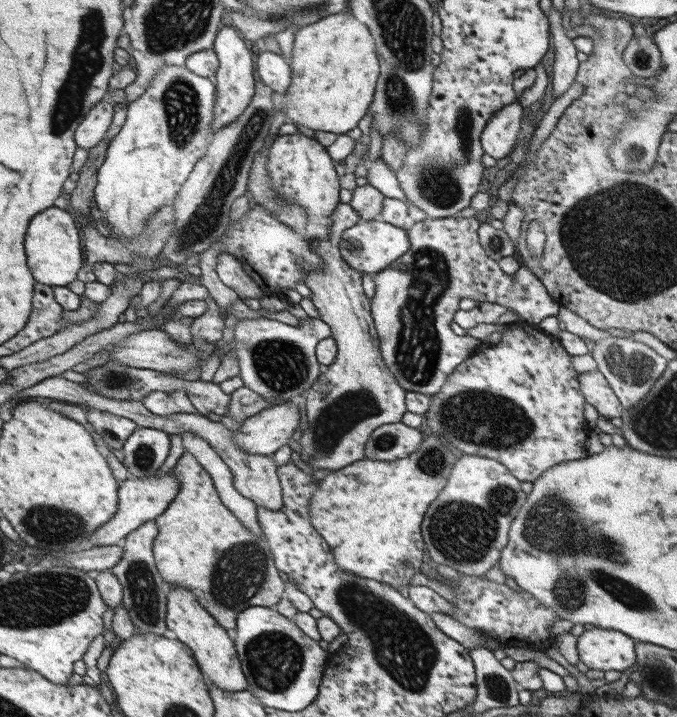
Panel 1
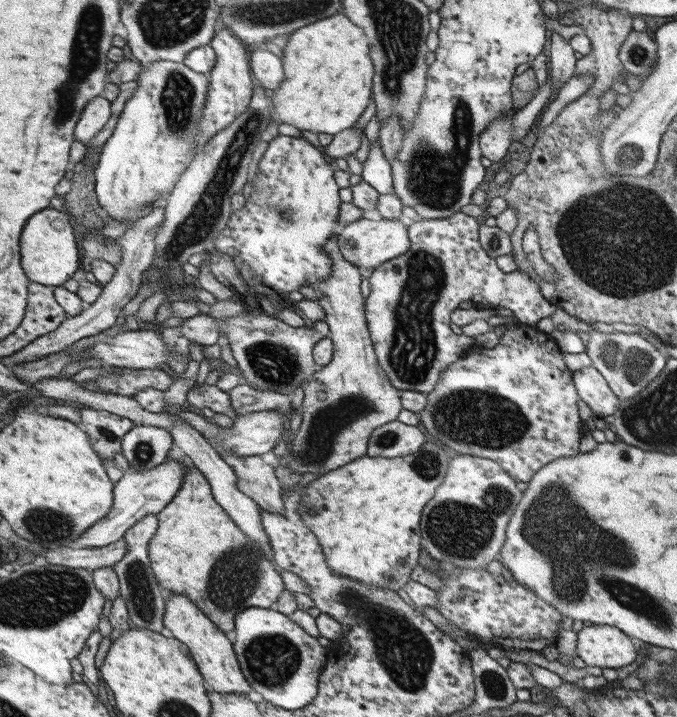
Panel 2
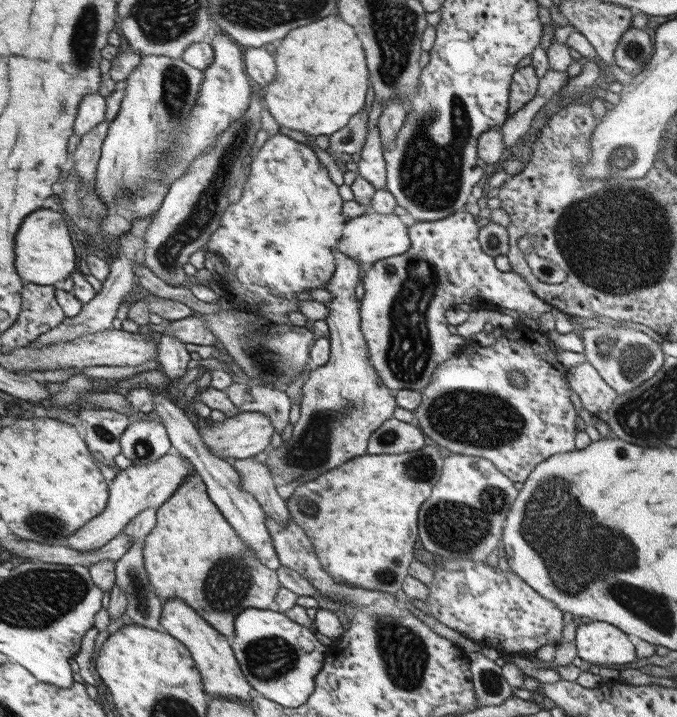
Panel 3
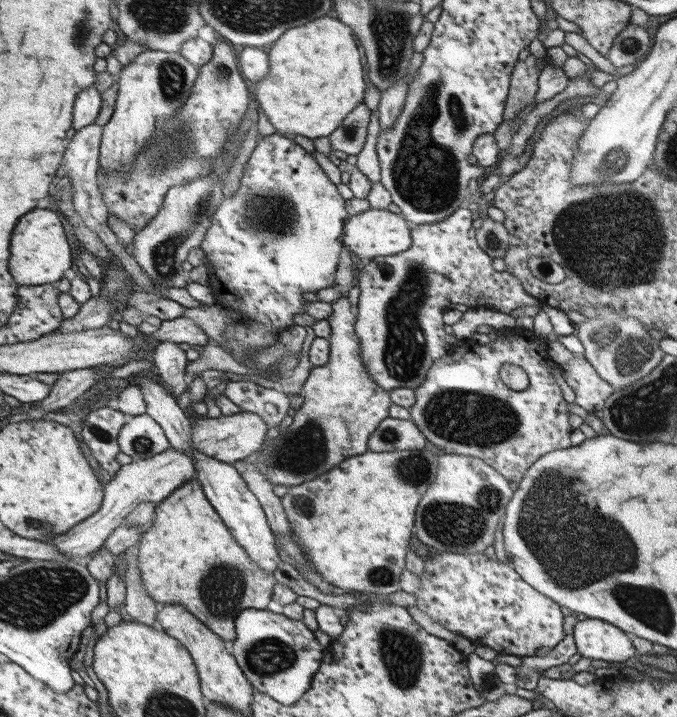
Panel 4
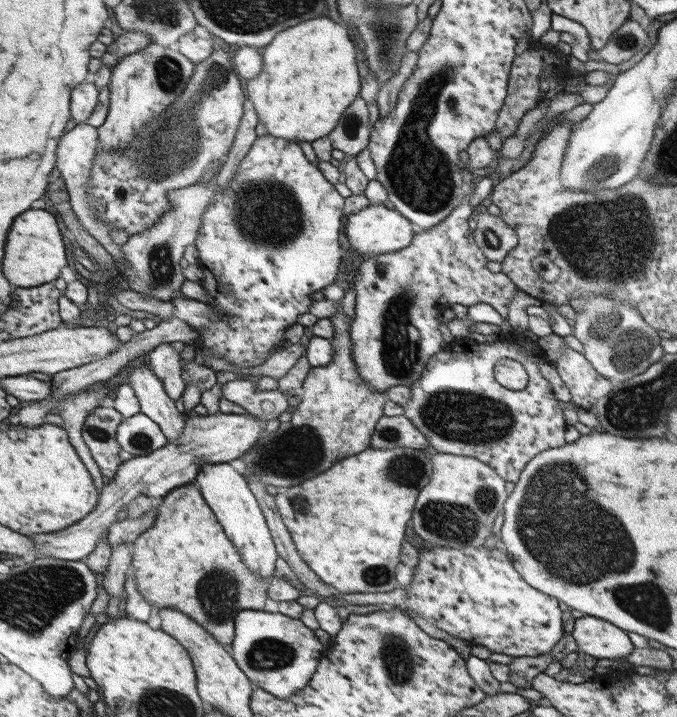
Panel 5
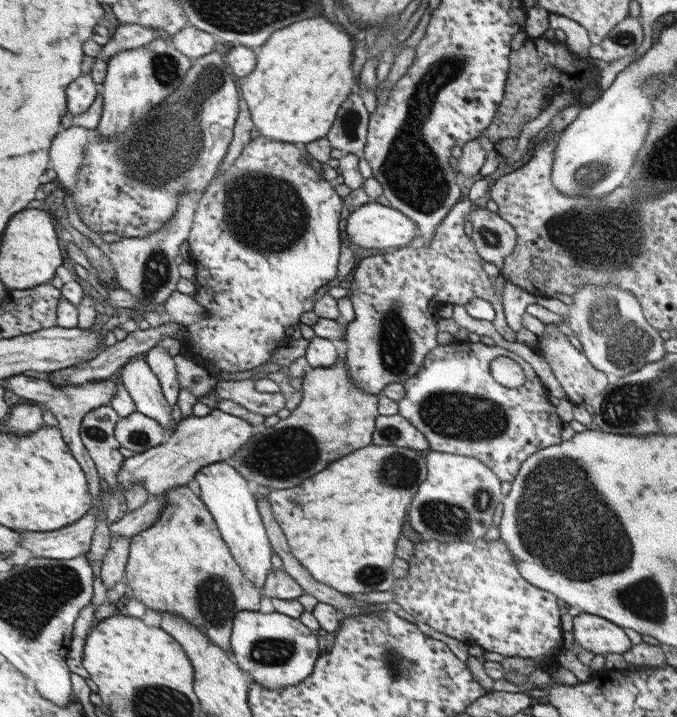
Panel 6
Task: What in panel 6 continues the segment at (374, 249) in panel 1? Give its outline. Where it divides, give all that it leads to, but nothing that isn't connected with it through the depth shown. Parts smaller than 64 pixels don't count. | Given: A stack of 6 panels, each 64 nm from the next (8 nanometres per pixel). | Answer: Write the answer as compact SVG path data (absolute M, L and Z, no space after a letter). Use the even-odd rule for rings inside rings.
M373 201L352 212L347 219L348 238L352 244L362 248L378 248L387 252L388 248L405 247L416 236L416 232L419 232L416 230L416 223L401 210Z

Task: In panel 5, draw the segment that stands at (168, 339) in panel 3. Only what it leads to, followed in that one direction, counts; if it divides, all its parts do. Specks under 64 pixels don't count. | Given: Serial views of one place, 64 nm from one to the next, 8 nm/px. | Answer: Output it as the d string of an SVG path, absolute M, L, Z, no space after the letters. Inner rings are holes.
M164 344L150 353L152 370L165 382L167 391L174 400L180 400L187 391L184 358L172 346Z

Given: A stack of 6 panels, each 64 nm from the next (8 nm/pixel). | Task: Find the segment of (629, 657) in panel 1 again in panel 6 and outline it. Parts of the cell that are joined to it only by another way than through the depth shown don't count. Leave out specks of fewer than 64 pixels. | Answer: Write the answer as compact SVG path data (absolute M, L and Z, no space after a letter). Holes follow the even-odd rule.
M580 613L574 617L571 638L579 644L579 648L590 650L596 654L623 654L632 648L632 642L624 634L624 630L600 616Z

